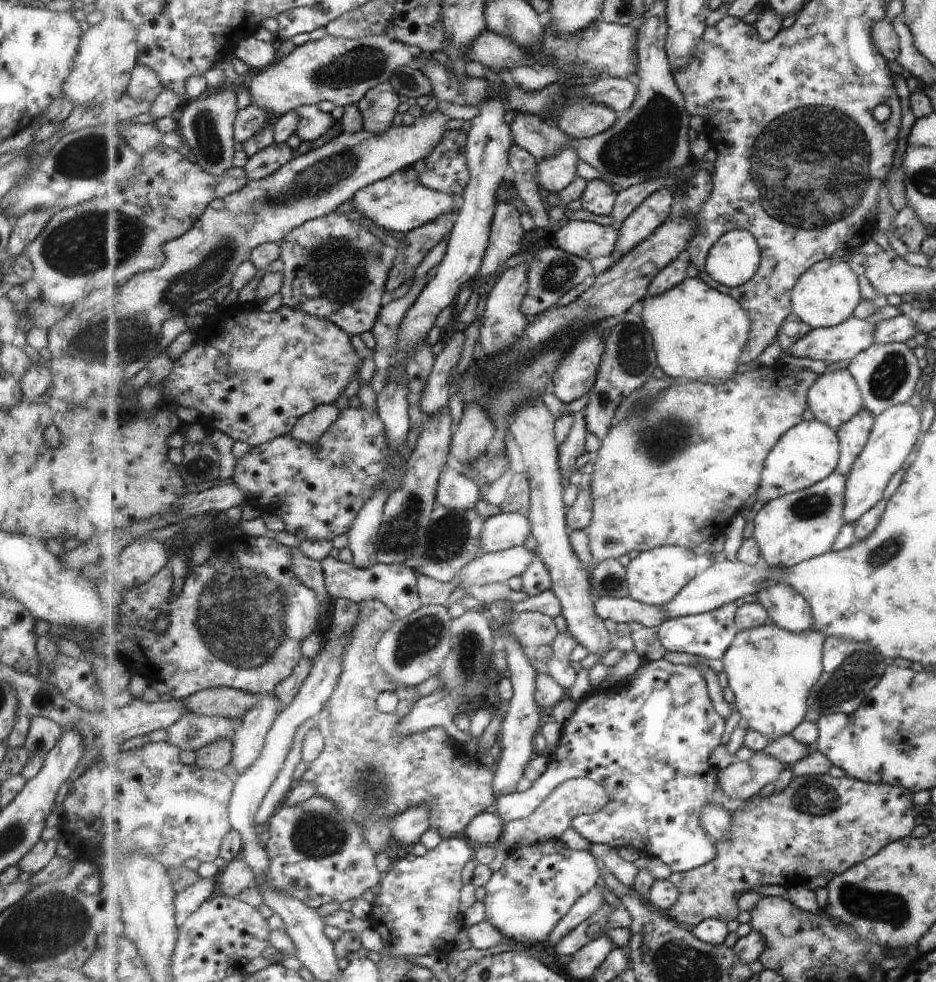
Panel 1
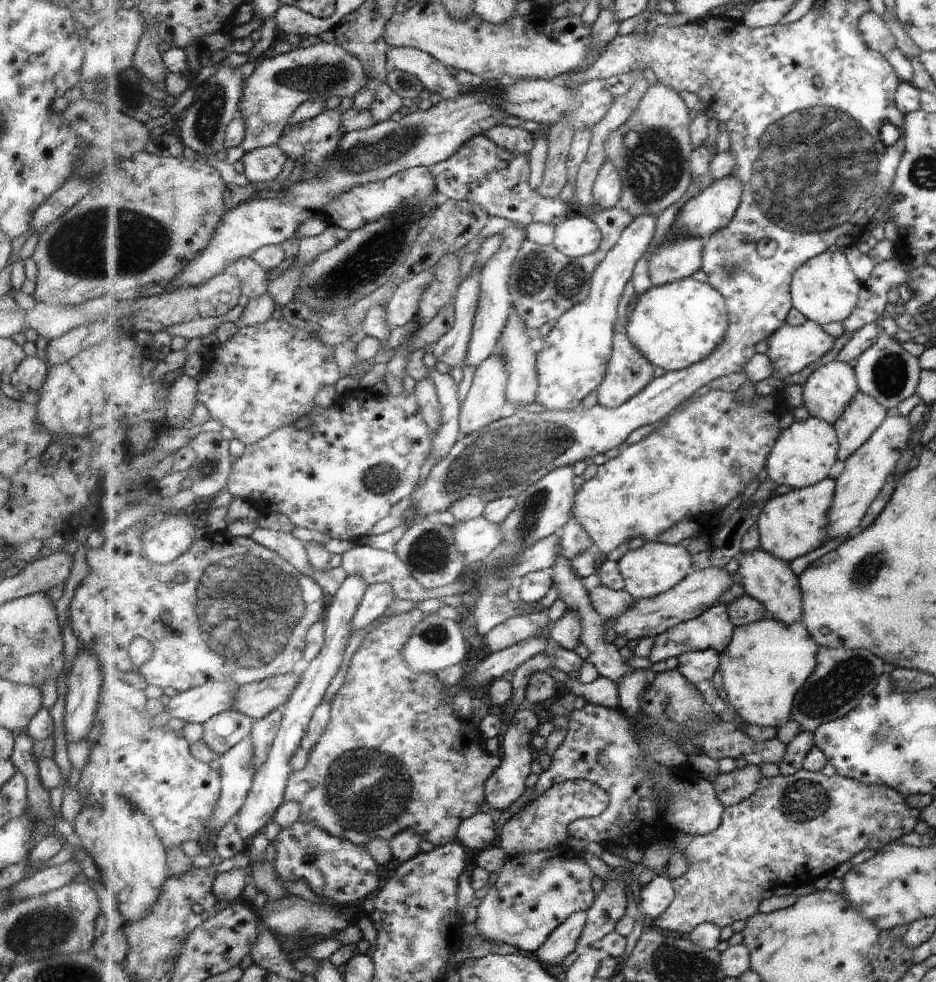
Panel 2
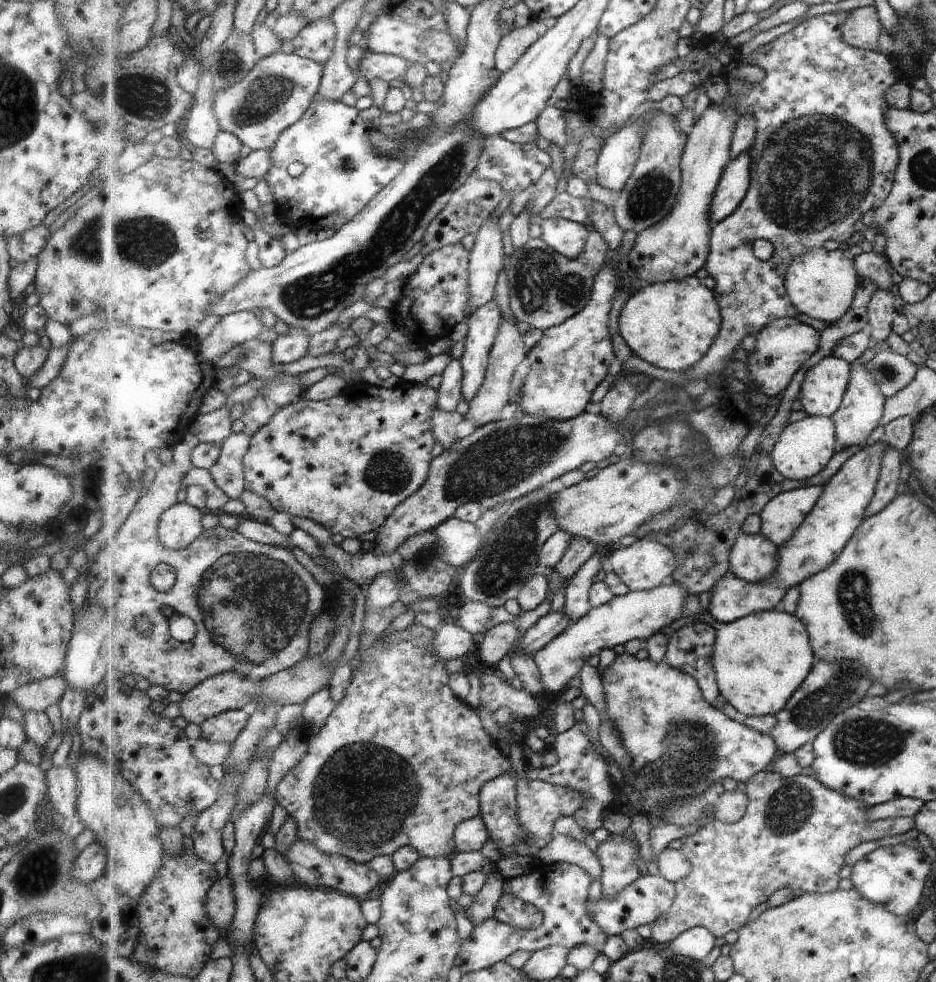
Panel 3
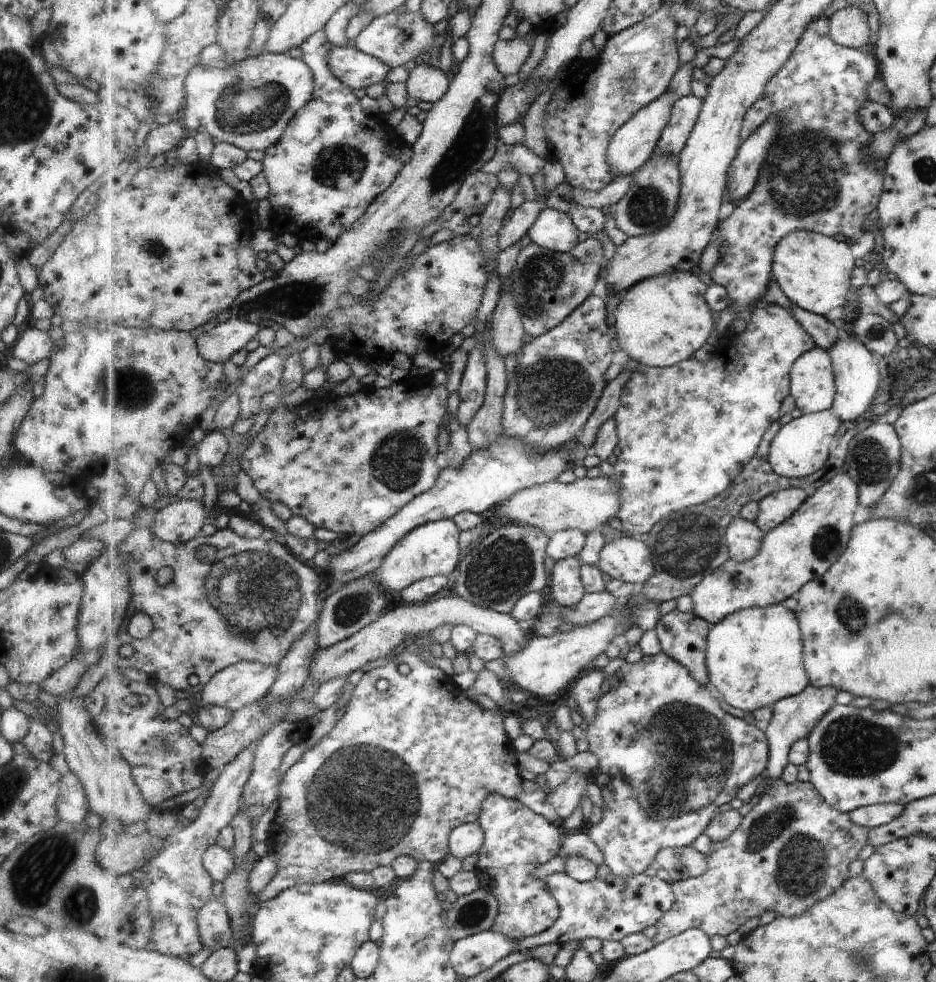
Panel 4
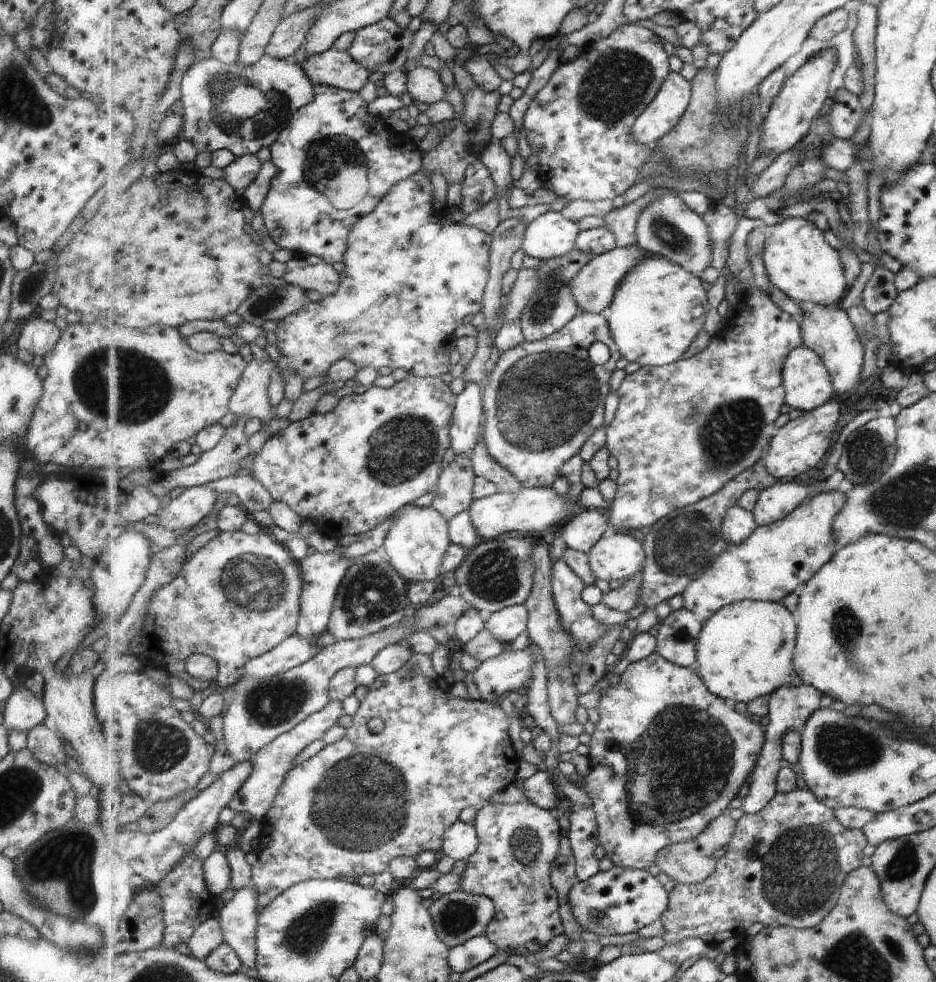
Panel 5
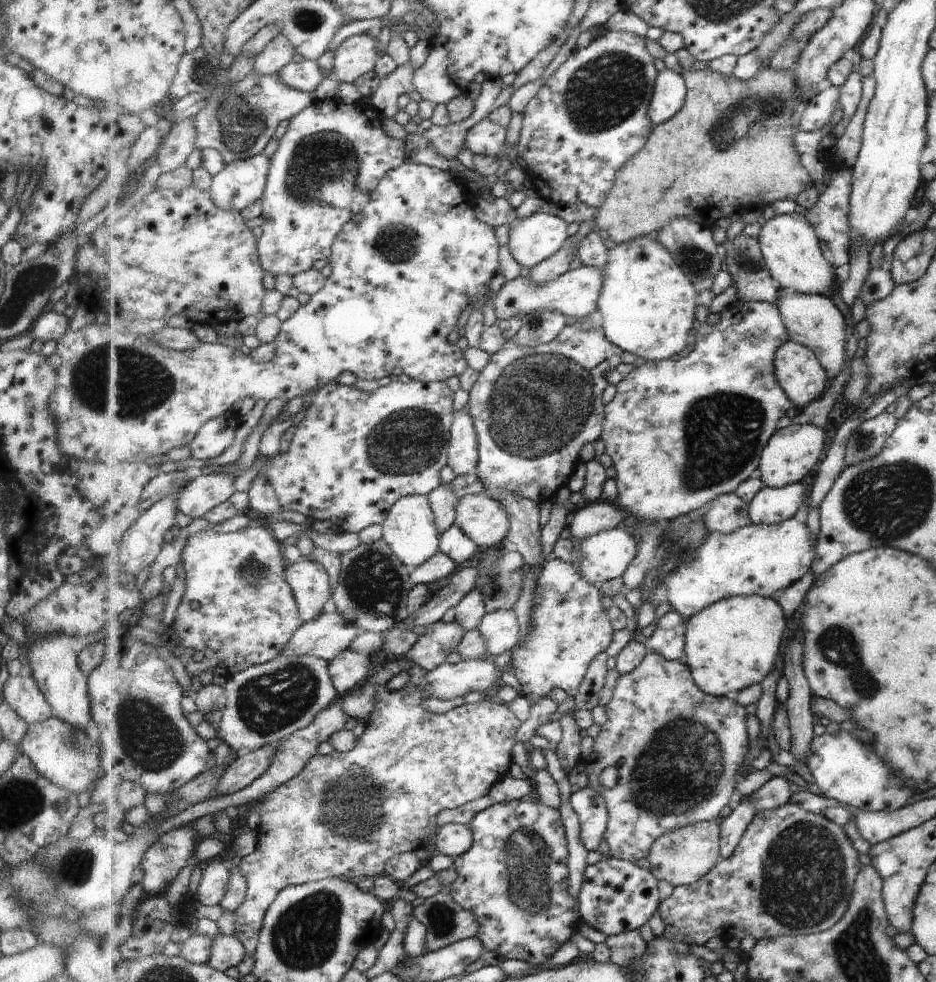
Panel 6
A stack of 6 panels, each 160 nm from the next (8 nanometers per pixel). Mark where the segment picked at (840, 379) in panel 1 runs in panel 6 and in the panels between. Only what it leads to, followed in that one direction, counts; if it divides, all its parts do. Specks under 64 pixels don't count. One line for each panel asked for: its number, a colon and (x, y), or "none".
2: (830, 389)
3: (822, 392)
4: (813, 386)
5: (808, 384)
6: (798, 369)

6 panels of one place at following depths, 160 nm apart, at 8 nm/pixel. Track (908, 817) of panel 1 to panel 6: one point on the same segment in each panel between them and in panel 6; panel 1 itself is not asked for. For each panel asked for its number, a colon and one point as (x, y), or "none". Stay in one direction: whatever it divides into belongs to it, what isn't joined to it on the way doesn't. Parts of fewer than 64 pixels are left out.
2: (796, 828)
3: (796, 833)
4: (793, 849)
5: (786, 865)
6: (793, 873)

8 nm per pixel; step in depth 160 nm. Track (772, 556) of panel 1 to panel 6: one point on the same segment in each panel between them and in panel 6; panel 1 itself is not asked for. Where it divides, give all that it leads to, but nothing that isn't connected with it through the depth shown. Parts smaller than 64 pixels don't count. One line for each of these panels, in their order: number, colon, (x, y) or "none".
2: (790, 525)
3: (784, 514)
4: (776, 508)
5: (775, 503)
6: (772, 506)

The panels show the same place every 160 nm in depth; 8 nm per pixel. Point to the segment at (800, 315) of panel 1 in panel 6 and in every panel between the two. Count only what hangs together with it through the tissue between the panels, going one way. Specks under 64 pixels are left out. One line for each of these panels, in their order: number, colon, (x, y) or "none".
2: (826, 289)
3: (822, 284)
4: (814, 270)
5: (799, 261)
6: (789, 243)

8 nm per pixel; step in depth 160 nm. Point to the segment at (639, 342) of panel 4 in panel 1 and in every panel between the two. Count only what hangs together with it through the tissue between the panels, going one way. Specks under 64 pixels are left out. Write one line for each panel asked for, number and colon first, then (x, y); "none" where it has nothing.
1: (699, 333)
2: (676, 325)
3: (672, 325)

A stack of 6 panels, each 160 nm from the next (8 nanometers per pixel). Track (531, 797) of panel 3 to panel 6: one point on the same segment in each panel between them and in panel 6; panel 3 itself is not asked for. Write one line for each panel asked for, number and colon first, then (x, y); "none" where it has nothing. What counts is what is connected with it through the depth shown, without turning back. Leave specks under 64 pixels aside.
4: (452, 754)
5: (440, 754)
6: (328, 821)

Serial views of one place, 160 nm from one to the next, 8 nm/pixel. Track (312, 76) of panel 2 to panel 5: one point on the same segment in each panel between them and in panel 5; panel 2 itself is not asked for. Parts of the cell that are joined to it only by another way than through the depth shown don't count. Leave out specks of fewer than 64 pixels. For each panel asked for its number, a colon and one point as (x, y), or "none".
3: (276, 94)
4: (249, 104)
5: (242, 108)

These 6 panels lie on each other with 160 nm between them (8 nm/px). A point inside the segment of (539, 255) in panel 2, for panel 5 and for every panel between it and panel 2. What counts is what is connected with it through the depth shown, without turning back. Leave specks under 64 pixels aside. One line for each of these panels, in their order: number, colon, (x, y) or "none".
3: (546, 288)
4: (550, 285)
5: (552, 308)

